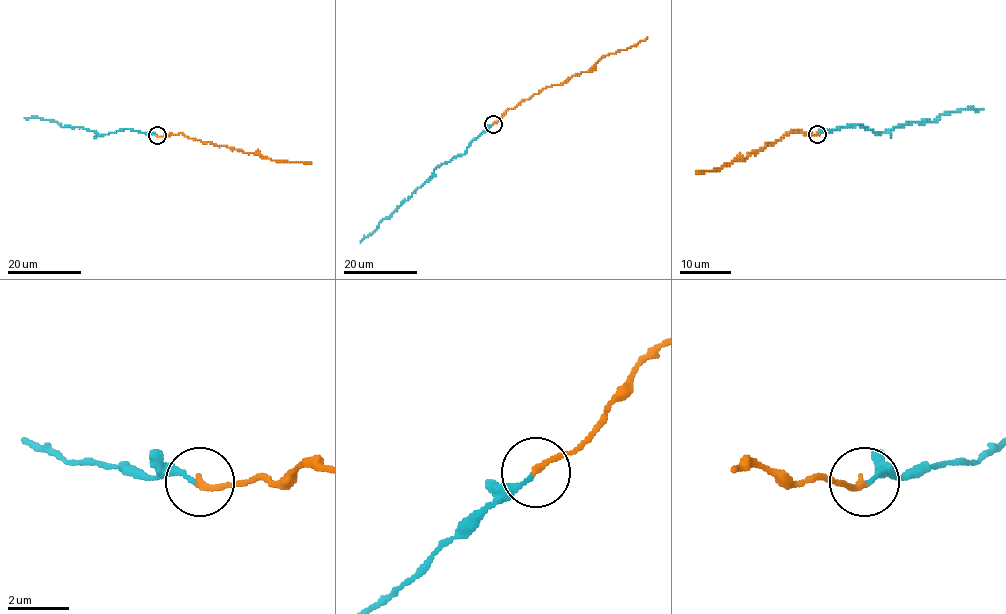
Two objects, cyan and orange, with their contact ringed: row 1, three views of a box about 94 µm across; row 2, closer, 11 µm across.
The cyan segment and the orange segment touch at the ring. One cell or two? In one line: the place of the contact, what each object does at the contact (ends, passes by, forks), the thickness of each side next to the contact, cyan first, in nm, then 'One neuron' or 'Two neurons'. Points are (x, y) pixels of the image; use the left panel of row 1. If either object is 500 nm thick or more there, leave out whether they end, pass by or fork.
Place: (157, 135). At the ring cyan ends. At the ring orange ends. Thickness 160 nm (cyan) against 200 nm. Two neurons

